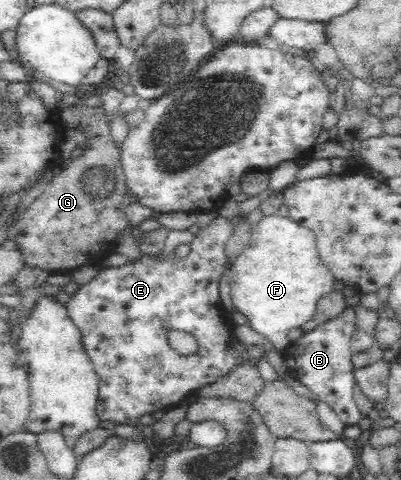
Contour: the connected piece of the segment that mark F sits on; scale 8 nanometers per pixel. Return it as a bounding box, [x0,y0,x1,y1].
[231,214,334,354]

